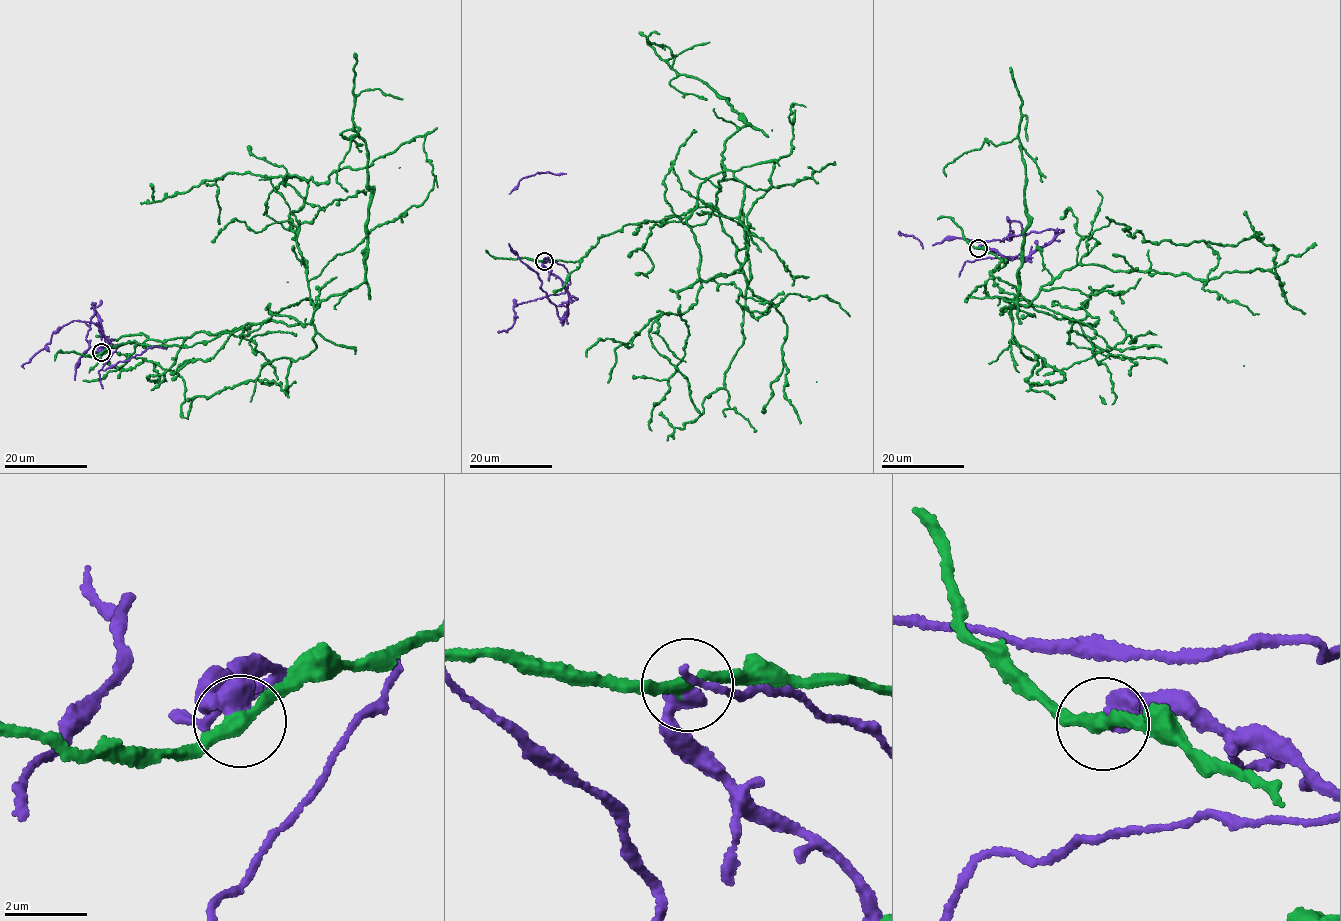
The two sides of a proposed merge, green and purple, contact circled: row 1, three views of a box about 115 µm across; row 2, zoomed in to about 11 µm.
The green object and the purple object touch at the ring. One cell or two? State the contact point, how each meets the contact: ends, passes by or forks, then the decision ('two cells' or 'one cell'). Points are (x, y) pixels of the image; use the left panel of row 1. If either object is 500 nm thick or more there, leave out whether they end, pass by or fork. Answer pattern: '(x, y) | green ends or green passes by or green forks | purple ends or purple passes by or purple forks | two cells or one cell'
(101, 352) | two cells

